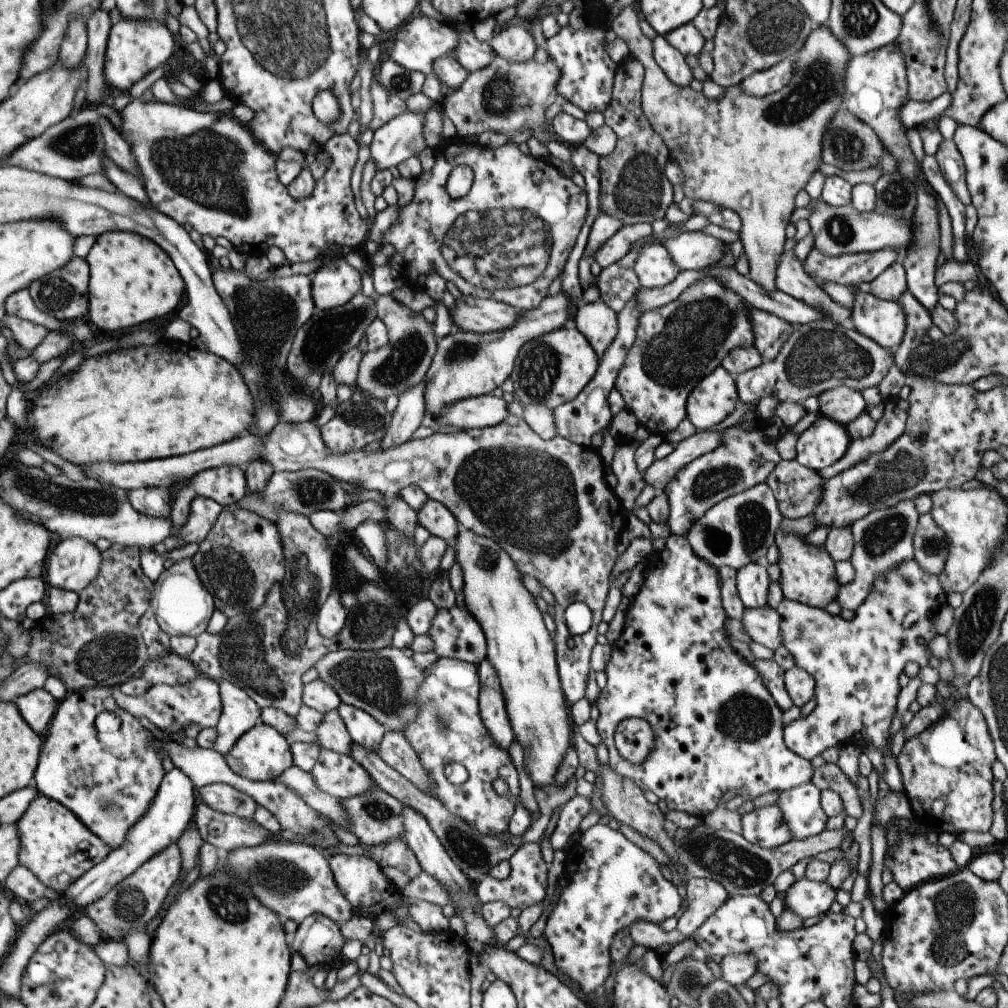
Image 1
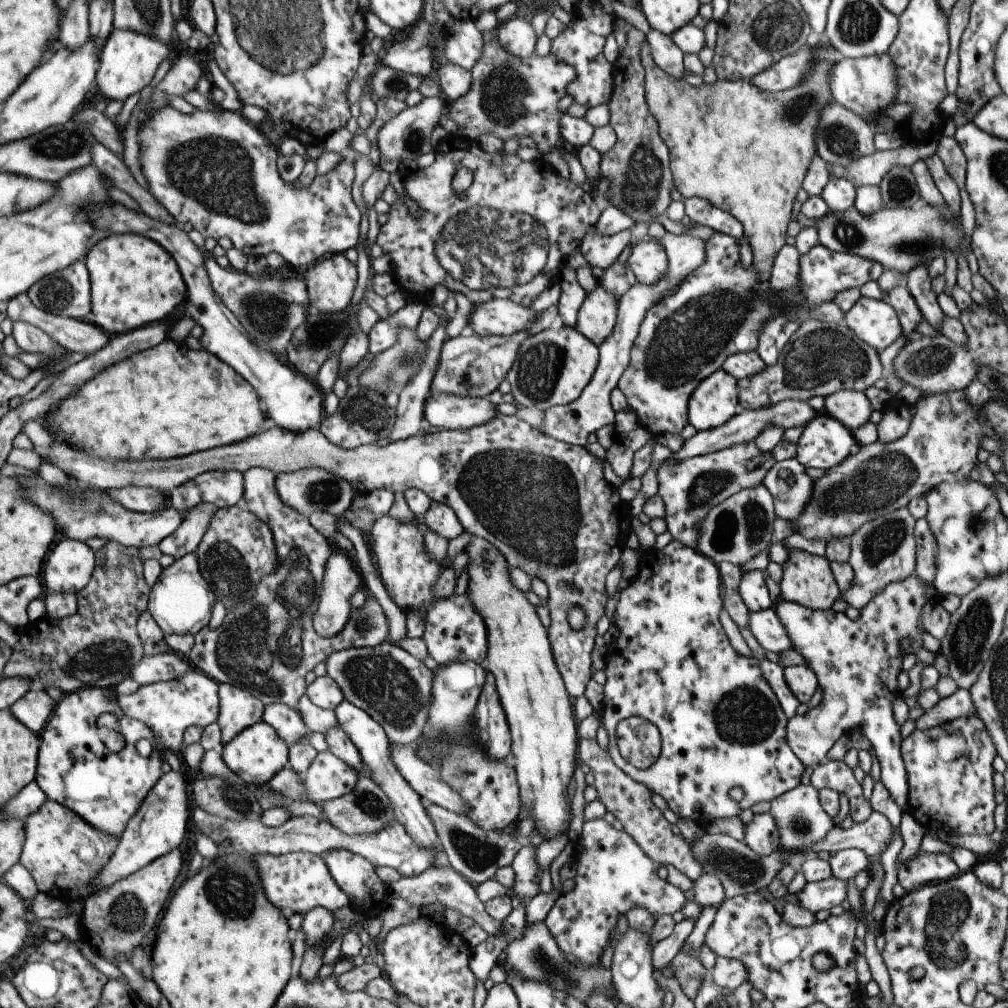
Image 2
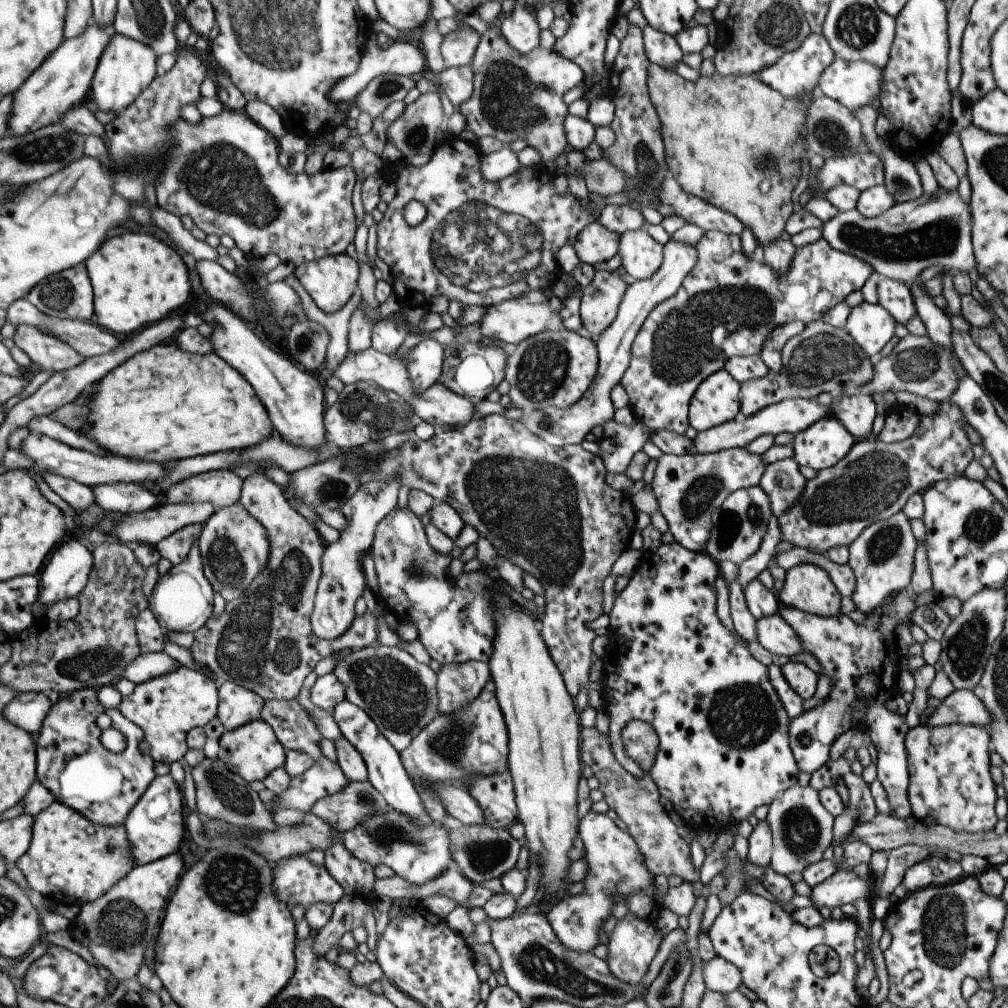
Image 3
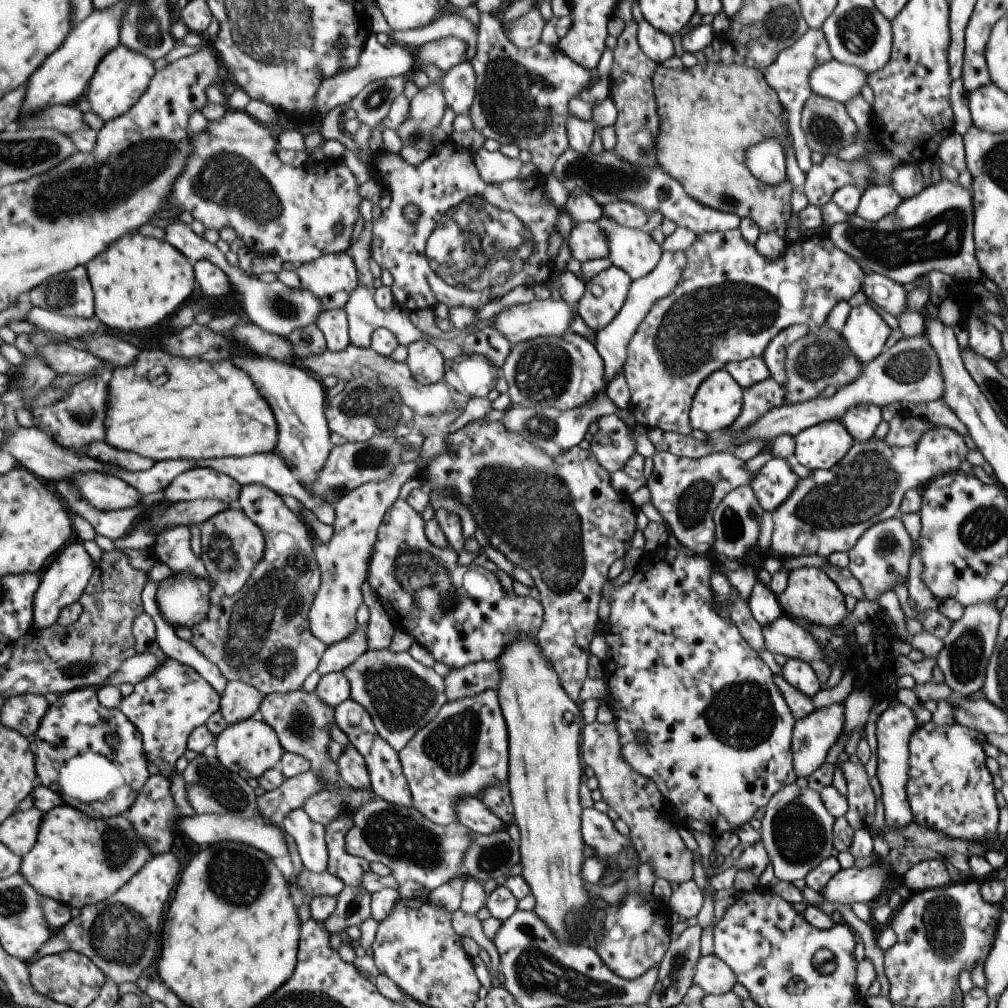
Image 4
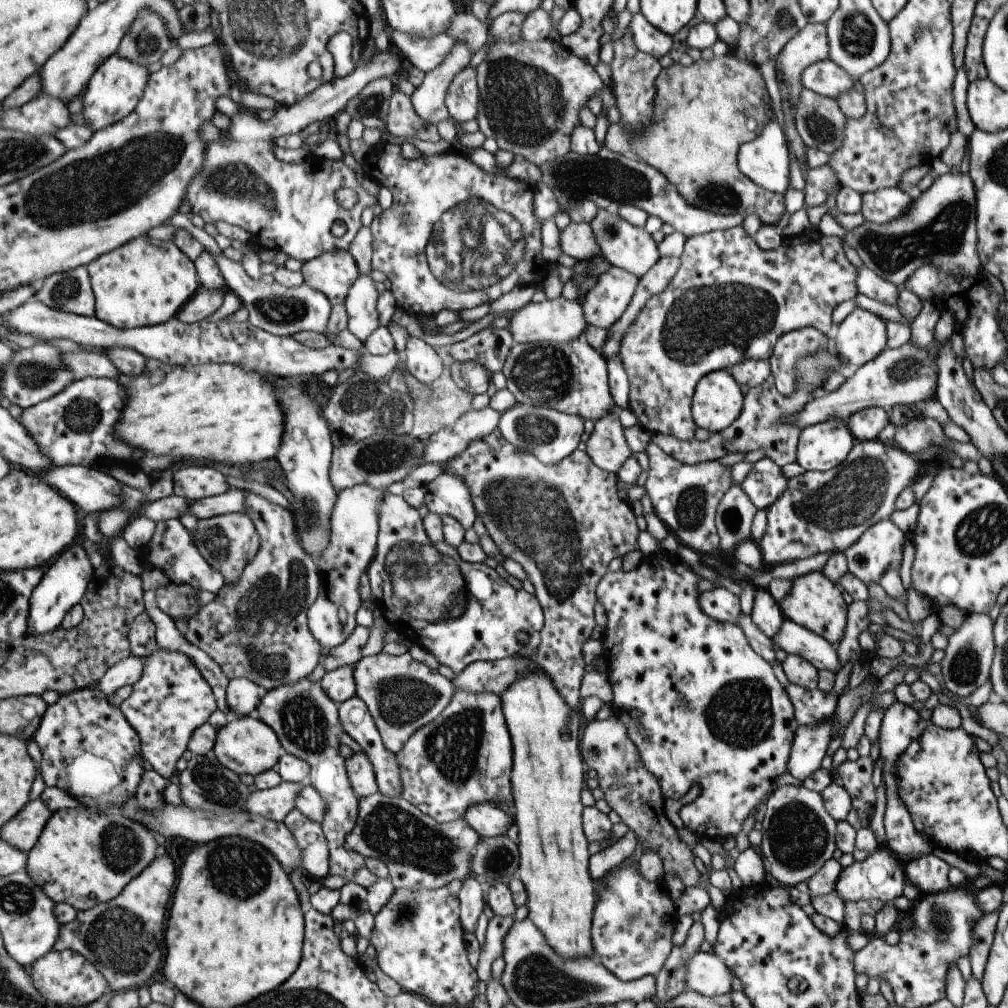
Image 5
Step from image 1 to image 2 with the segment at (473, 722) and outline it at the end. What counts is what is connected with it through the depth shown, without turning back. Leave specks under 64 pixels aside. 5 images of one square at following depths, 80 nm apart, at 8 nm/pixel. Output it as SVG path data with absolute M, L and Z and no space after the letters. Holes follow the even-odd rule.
M455 661L437 666L431 672L429 704L419 742L431 745L432 736L442 739L442 748L447 754L434 768L440 779L459 795L466 807L466 817L473 824L484 831L508 830L516 822L520 806L513 755L510 752L505 758L490 759L485 751L471 746L471 742L477 740L468 740L485 669L473 661Z

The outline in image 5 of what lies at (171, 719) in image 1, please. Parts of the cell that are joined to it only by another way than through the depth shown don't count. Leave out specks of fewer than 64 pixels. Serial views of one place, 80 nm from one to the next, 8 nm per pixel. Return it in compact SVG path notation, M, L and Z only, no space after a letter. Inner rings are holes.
M160 647L155 648L149 656L143 657L141 678L131 688L131 694L125 700L119 701L117 707L139 738L141 758L146 760L153 771L163 779L171 778L175 763L186 750L192 732L206 723L210 714L216 710L211 688L185 654L173 652L173 650L163 650Z

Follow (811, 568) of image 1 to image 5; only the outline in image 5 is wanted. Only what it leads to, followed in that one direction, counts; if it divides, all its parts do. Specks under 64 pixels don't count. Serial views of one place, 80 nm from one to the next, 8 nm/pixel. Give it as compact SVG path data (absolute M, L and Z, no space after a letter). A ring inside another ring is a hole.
M821 571L809 572L809 574L792 578L791 592L783 596L778 606L784 618L817 634L823 638L828 647L836 646L841 641L846 624L847 608L837 584L827 580Z

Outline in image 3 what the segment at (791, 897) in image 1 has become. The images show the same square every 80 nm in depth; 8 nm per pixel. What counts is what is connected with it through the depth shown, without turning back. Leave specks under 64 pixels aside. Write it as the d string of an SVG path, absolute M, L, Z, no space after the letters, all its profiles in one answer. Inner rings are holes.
M837 870L819 884L812 886L809 900L817 910L821 906L832 909L841 904L852 904L855 899L867 899L870 879L860 880L851 870Z

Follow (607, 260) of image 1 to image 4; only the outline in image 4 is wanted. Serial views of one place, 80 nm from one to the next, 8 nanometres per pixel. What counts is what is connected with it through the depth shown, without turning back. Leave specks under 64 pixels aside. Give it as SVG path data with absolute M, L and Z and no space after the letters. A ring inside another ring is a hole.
M597 221L573 225L567 237L567 246L571 257L580 263L607 257L607 240Z

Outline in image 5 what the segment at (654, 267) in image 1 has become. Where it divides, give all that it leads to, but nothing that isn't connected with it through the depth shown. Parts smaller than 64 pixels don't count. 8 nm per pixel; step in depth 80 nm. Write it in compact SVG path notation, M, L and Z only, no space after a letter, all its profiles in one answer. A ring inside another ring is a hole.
M598 209L597 214L593 216L593 220L588 223L588 226L595 238L595 244L601 250L602 257L611 264L611 267L621 268L640 278L660 258L657 245L652 240L652 236L642 230L641 227L635 227L629 222L625 222L615 212L611 213L607 210Z

